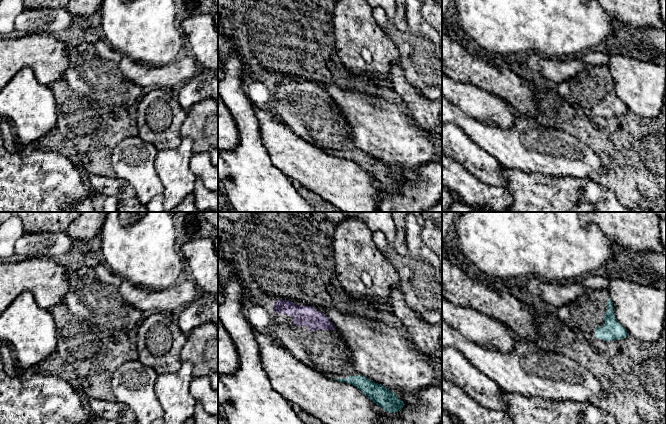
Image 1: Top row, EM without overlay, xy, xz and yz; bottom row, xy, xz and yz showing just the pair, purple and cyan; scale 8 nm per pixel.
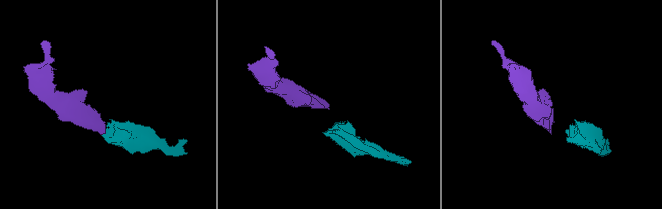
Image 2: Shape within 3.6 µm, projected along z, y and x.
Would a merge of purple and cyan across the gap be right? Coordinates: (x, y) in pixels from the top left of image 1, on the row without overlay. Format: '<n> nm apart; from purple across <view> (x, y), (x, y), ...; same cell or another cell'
400 nm apart; from purple across xz (336, 105), (349, 152); same cell

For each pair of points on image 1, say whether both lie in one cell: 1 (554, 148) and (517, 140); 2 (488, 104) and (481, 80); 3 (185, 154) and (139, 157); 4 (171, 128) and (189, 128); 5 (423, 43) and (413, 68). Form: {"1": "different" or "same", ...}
{"1": "same", "2": "different", "3": "different", "4": "different", "5": "same"}

